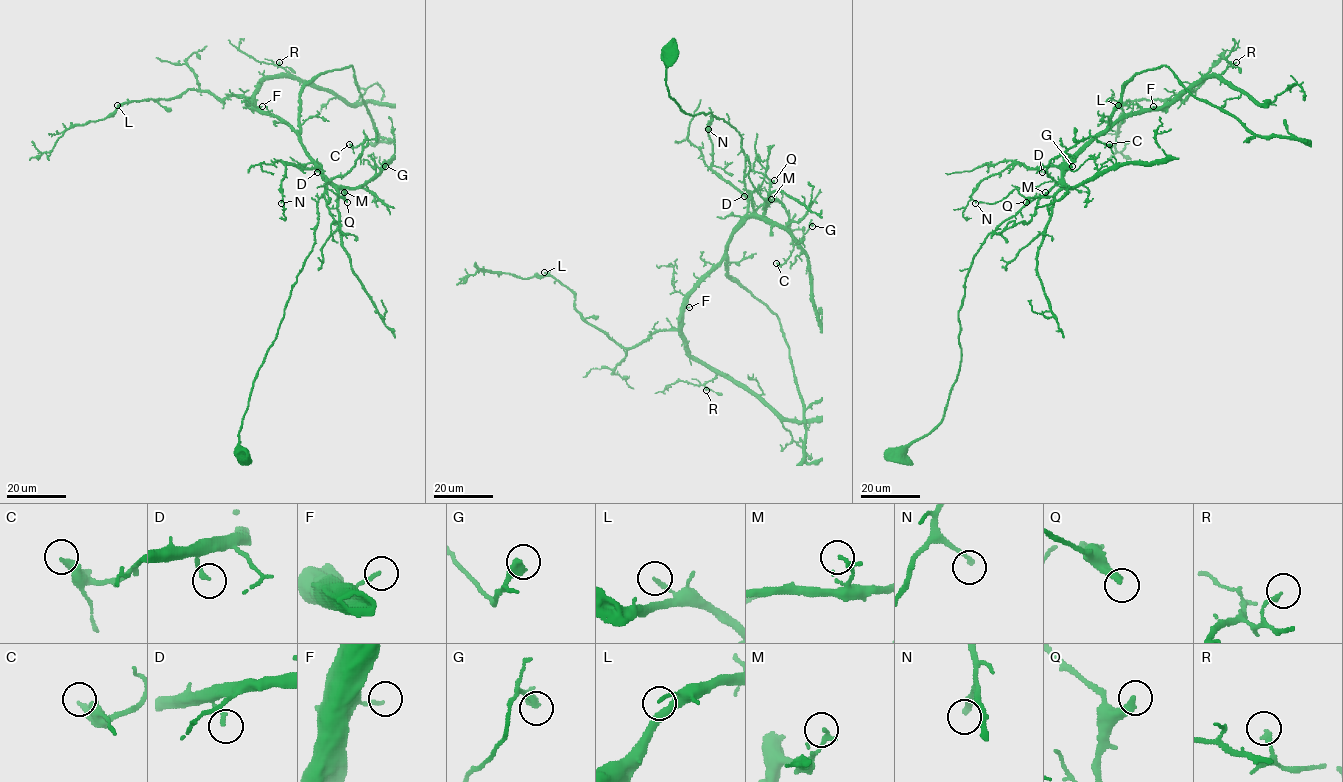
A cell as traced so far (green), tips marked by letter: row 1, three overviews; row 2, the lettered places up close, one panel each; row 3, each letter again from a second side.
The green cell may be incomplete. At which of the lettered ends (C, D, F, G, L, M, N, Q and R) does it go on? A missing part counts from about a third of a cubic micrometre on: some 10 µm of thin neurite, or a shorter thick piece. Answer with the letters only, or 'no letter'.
Q

